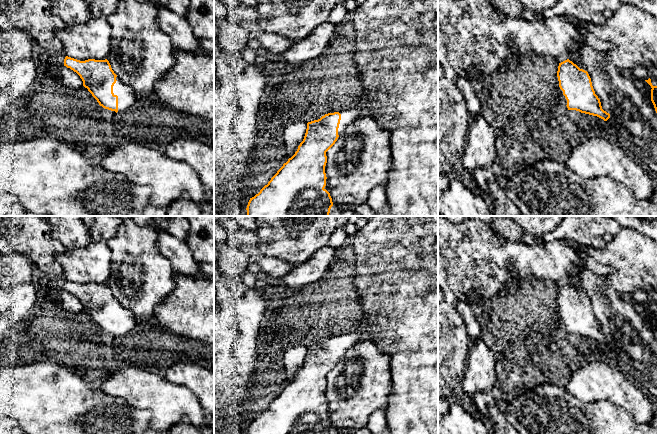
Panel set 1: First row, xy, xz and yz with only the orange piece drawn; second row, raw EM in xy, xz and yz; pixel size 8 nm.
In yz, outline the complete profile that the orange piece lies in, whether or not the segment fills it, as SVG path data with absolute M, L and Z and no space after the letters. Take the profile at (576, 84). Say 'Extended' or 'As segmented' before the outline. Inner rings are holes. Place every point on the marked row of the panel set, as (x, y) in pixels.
Extended. M567 59L559 63L557 77L560 98L568 110L597 116L604 121L610 118L610 114L602 109L587 71Z

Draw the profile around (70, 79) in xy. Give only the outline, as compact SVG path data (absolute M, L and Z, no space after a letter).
M63 66L61 68L60 74L62 83L65 85L65 87L71 89L80 89L83 87L83 81L80 76L70 68Z

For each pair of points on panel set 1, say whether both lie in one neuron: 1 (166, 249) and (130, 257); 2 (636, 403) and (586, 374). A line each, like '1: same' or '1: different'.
1: different
2: same

